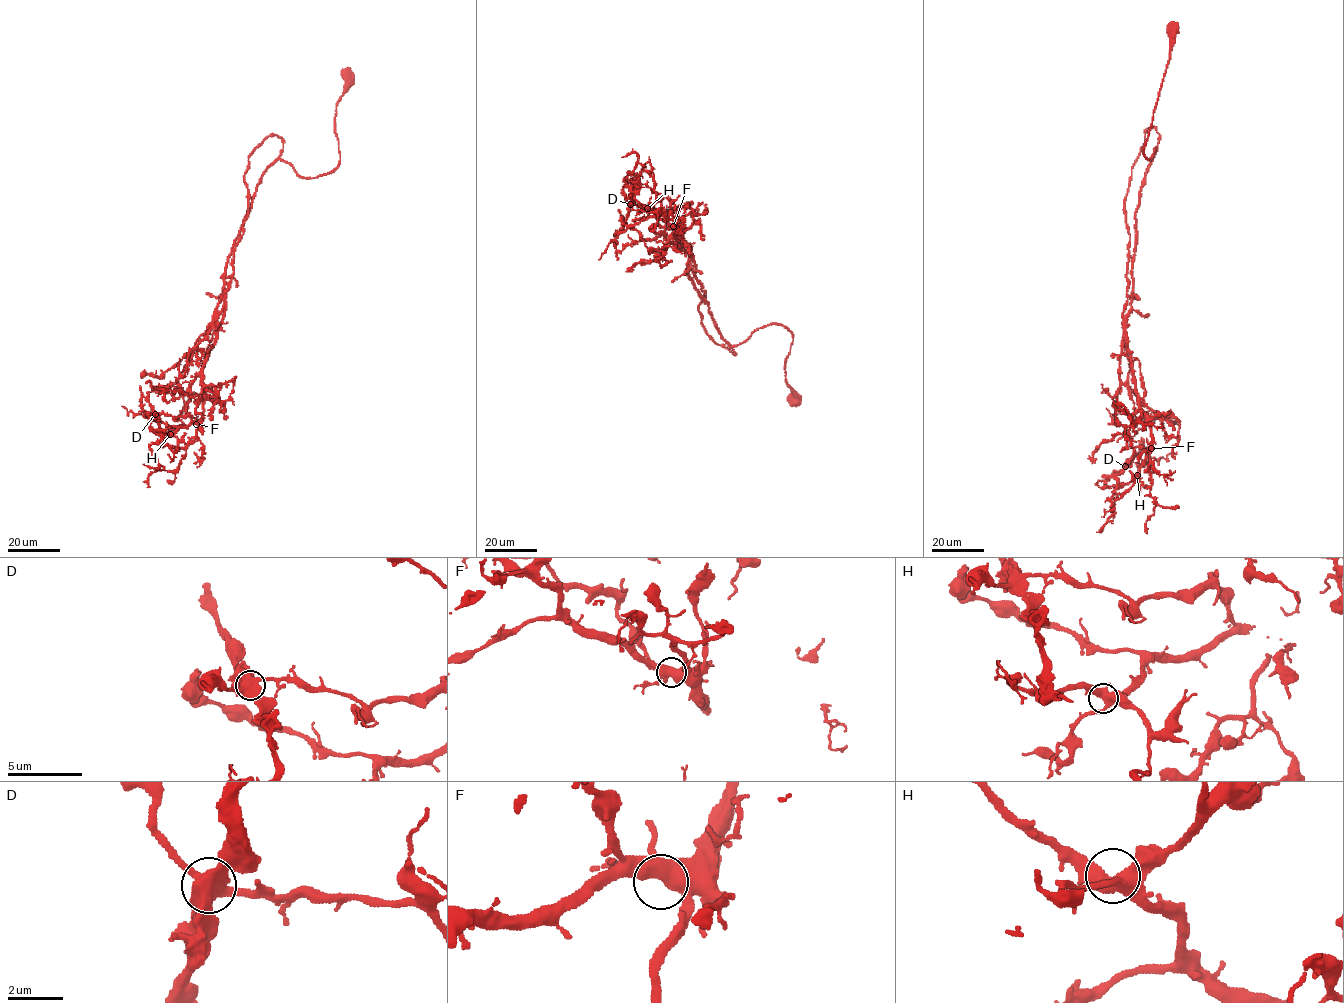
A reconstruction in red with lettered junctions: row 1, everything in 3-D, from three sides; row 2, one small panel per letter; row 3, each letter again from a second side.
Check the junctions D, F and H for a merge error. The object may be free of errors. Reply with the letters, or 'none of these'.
D

